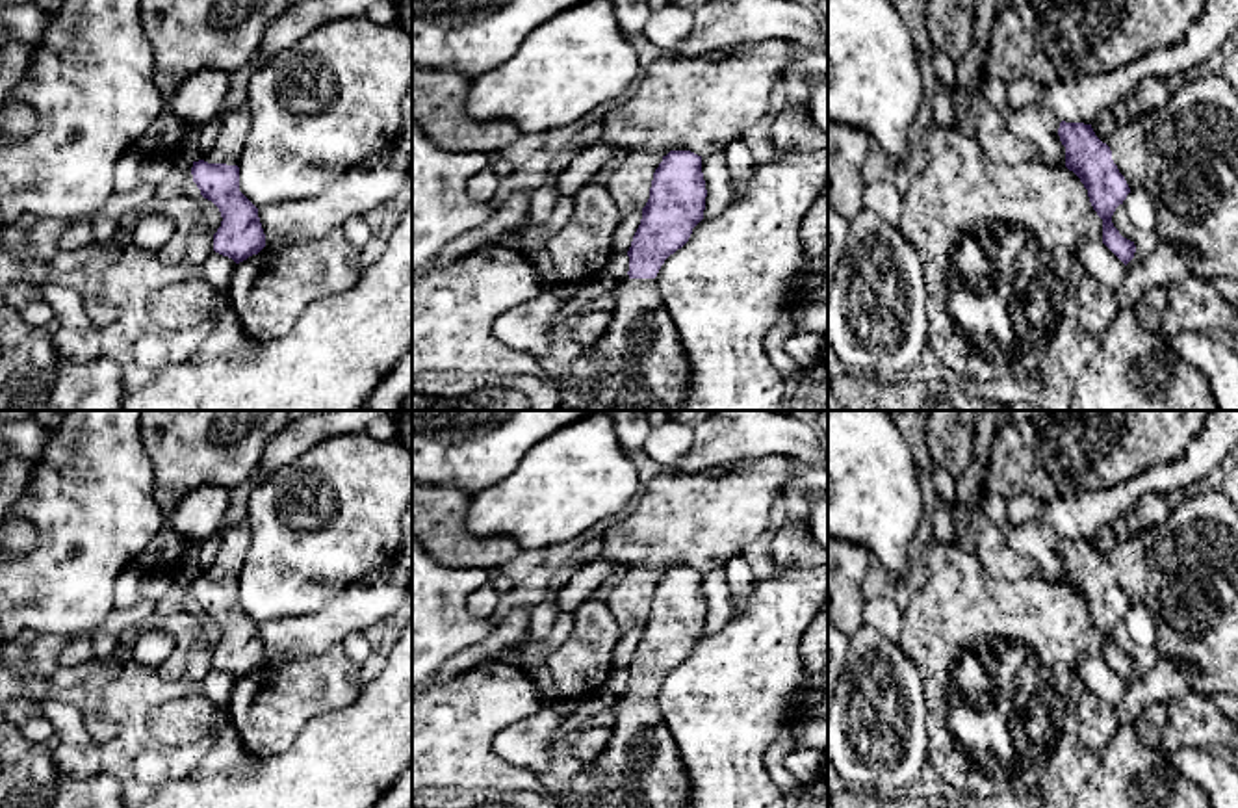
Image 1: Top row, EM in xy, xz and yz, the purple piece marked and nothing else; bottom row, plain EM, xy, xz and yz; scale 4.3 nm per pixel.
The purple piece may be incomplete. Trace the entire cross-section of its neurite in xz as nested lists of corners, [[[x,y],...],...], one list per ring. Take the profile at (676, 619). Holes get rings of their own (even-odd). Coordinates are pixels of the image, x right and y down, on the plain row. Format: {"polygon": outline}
{"polygon": [[[670,567],[663,572],[627,667],[629,693],[616,698],[611,708],[611,739],[555,797],[559,808],[689,808],[687,758],[664,723],[655,693],[664,676],[689,658],[692,645],[703,635],[705,613],[702,572],[690,567]]]}

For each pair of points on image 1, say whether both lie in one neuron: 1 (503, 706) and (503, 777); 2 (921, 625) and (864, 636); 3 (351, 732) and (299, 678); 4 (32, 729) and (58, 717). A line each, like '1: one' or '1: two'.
1: one
2: two
3: two
4: two

